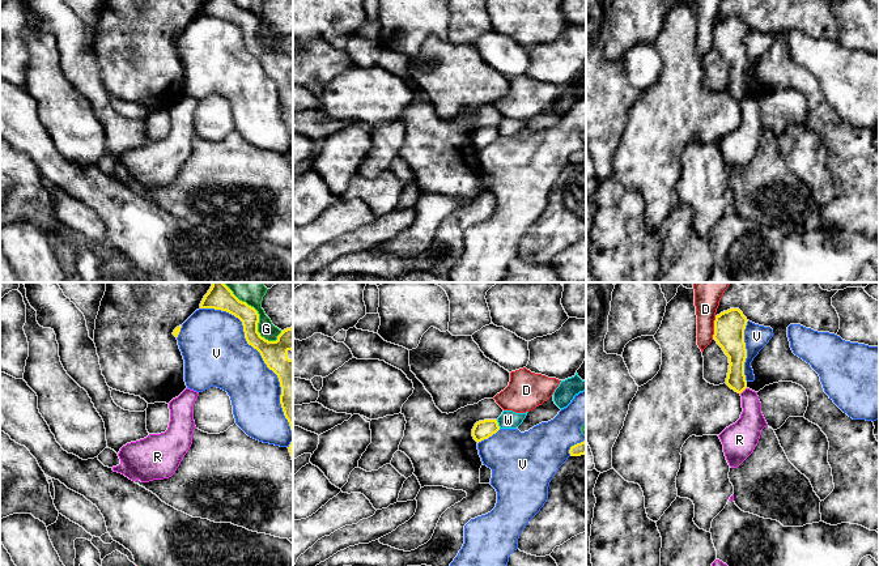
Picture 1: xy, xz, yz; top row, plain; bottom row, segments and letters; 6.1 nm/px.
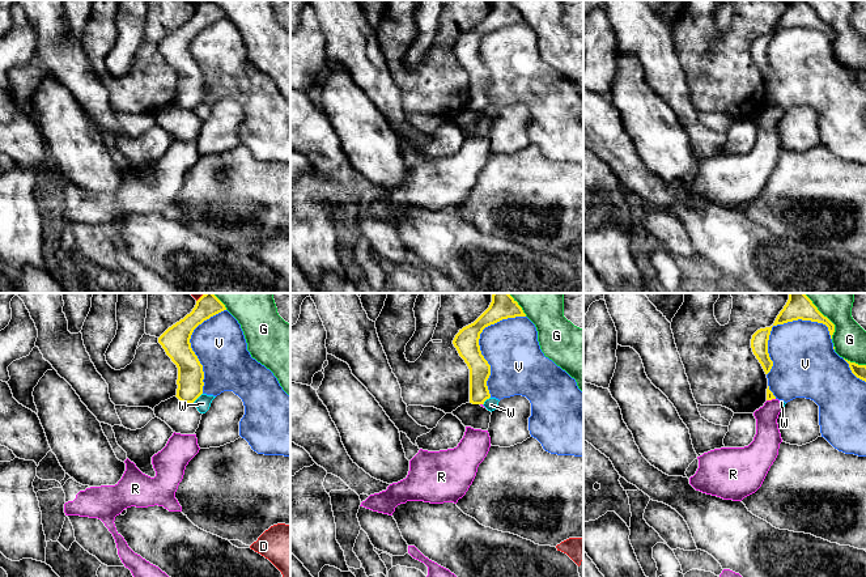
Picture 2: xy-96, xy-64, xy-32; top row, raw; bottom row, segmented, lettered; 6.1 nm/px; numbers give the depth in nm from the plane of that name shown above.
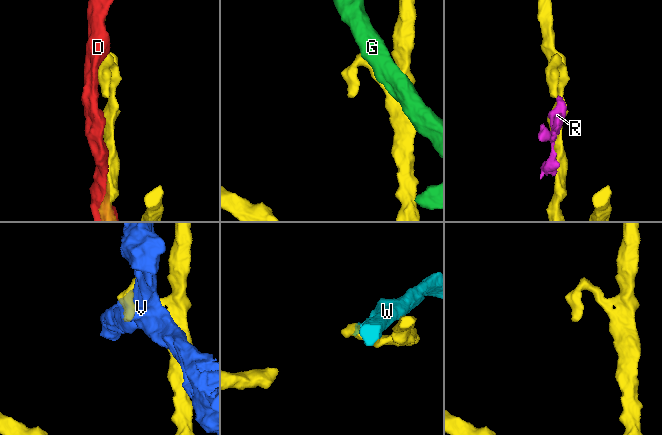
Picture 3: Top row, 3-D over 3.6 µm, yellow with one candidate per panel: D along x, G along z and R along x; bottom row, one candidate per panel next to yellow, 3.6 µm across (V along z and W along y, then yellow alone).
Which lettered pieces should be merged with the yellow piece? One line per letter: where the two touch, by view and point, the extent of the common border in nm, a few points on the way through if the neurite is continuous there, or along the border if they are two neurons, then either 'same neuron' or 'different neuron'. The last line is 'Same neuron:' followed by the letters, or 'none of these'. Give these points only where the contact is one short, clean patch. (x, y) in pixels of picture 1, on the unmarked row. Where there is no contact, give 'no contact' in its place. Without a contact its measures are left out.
D: contact yz (714, 34); length 140 nm; different neuron
G: contact xy (258, 25); length 400 nm; different neuron
R: contact yz (743, 97); length 60 nm; border yz (746, 94), (741, 101); different neuron
V: contact xy (262, 64); length 950 nm; different neuron
W: contact xz (497, 131); length 60 nm; border xz (496, 127), (500, 135); different neuron
Same neuron: none of these

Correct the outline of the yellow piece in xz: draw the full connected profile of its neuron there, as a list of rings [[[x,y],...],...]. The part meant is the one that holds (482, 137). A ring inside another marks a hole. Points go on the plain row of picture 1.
[[[484,127],[475,131],[472,144],[479,150],[500,137],[497,127]]]

